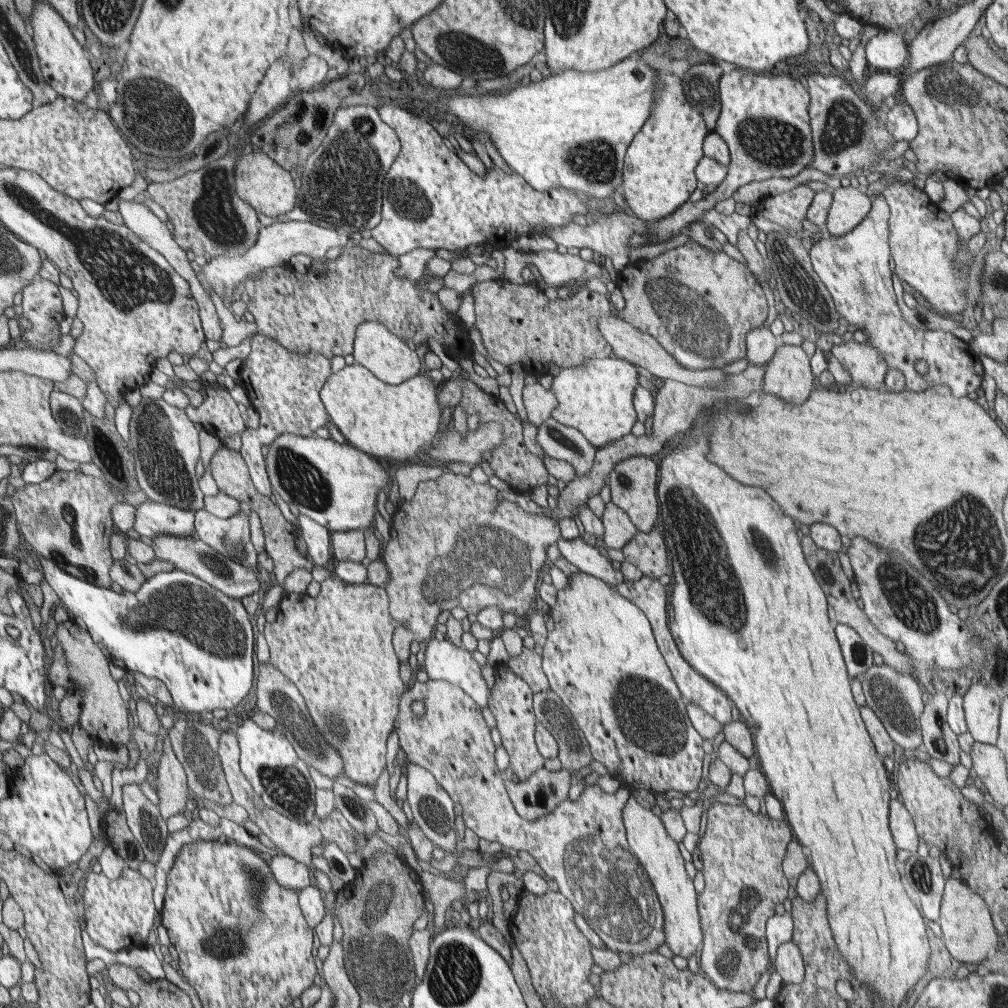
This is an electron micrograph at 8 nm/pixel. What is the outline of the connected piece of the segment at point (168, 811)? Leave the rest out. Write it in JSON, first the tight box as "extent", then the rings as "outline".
{"extent":[155,740,189,819],"outline":[[[164,740],[162,758],[156,767],[155,790],[158,794],[159,812],[164,819],[176,815],[189,816],[186,811],[189,782],[187,772],[176,759],[170,740]]]}

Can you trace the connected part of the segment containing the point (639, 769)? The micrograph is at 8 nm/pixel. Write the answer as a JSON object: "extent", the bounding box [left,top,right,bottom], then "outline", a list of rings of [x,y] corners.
{"extent":[543,571,704,795],"outline":[[[578,571],[569,576],[566,588],[557,591],[556,606],[551,608],[550,616],[554,620],[554,630],[548,633],[546,643],[543,646],[543,671],[549,680],[549,688],[554,691],[569,708],[571,714],[577,722],[577,726],[584,732],[584,738],[590,746],[593,760],[602,762],[609,770],[609,774],[617,778],[620,782],[641,790],[646,795],[654,792],[662,793],[666,790],[678,790],[684,794],[694,795],[700,782],[700,776],[704,772],[704,750],[702,750],[702,735],[694,730],[694,725],[690,724],[690,717],[686,714],[686,704],[680,698],[678,685],[675,683],[675,677],[670,674],[669,666],[664,660],[663,654],[658,650],[652,628],[648,617],[643,610],[634,604],[633,601],[622,596],[607,581],[600,577],[589,575],[588,573]]]}

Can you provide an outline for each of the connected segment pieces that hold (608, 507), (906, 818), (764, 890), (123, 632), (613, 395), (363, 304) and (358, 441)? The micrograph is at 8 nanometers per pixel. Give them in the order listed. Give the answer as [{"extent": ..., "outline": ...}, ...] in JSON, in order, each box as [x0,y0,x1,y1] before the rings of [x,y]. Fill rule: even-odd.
[{"extent":[601,501,639,549],"outline":[[[612,501],[605,504],[601,520],[604,527],[603,540],[607,548],[622,549],[639,531],[626,512]]]},{"extent":[889,798,921,853],"outline":[[[898,798],[889,803],[889,828],[897,849],[917,853],[921,840],[908,809]]]},{"extent":[698,804,792,993],"outline":[[[712,804],[706,810],[705,817],[706,831],[701,836],[699,844],[706,886],[699,898],[700,920],[703,923],[703,948],[698,954],[698,962],[702,973],[719,984],[721,989],[751,993],[760,976],[767,970],[769,952],[766,944],[766,923],[775,915],[776,904],[788,898],[790,886],[782,870],[782,861],[787,845],[792,841],[792,830],[786,827],[785,822],[769,819],[767,815],[756,815],[745,805]],[[774,890],[776,904],[768,900]]]},{"extent":[36,554,254,714],"outline":[[[38,554],[36,556],[39,568],[53,592],[56,592],[74,619],[84,621],[87,631],[103,647],[112,664],[129,672],[141,672],[148,678],[161,680],[179,709],[196,714],[212,712],[216,708],[230,710],[242,704],[242,700],[250,694],[254,678],[252,668],[254,634],[248,612],[240,604],[240,599],[229,597],[204,579],[176,568],[149,577],[136,592],[116,593],[112,589],[80,580],[79,577],[58,568],[51,560],[47,558],[39,560]]]},{"extent":[551,356,646,447],"outline":[[[615,356],[589,359],[584,365],[560,369],[551,384],[551,392],[558,400],[558,407],[552,411],[551,418],[576,428],[595,447],[604,447],[631,435],[632,427],[638,420],[634,399],[639,383],[643,385],[646,382],[634,365]]]},{"extent":[244,246,473,361],"outline":[[[346,246],[342,249],[342,254],[338,259],[328,260],[328,271],[326,273],[314,272],[314,268],[310,267],[305,274],[297,272],[292,268],[291,265],[283,265],[283,266],[274,266],[263,272],[262,279],[251,279],[249,277],[245,280],[245,292],[244,292],[244,300],[247,303],[247,310],[251,312],[255,318],[256,328],[258,328],[258,334],[264,334],[264,336],[268,336],[268,338],[274,338],[278,344],[283,345],[284,348],[288,348],[288,350],[292,350],[292,352],[296,352],[296,354],[300,354],[300,356],[306,356],[306,354],[310,354],[310,352],[316,352],[316,354],[322,354],[324,358],[333,358],[336,356],[346,357],[347,355],[352,355],[352,352],[355,351],[355,333],[358,331],[358,327],[360,324],[366,323],[368,321],[378,321],[378,323],[384,325],[388,330],[391,330],[392,333],[395,333],[396,336],[400,337],[400,340],[406,340],[408,344],[412,344],[412,348],[420,348],[420,346],[425,343],[430,352],[430,345],[428,343],[429,338],[434,338],[439,344],[444,346],[448,351],[449,355],[452,357],[454,361],[461,361],[471,358],[473,344],[469,338],[469,330],[467,326],[464,326],[460,319],[451,313],[446,313],[442,308],[442,304],[438,301],[438,297],[436,293],[429,292],[428,289],[422,291],[422,295],[419,295],[418,287],[416,285],[419,282],[424,282],[424,279],[427,278],[429,273],[423,274],[422,278],[419,280],[408,280],[407,278],[403,278],[403,276],[395,275],[395,268],[399,266],[399,261],[397,260],[397,255],[392,255],[388,253],[386,250],[384,253],[370,253],[366,249],[362,247],[352,247]]]},{"extent":[322,363,440,460],"outline":[[[359,363],[338,369],[336,375],[328,377],[324,384],[322,401],[336,428],[345,436],[348,444],[367,452],[369,455],[386,456],[395,460],[413,459],[415,454],[432,444],[440,426],[440,406],[436,398],[436,384],[426,374],[414,376],[408,381],[391,385],[379,380],[371,370]]]}]

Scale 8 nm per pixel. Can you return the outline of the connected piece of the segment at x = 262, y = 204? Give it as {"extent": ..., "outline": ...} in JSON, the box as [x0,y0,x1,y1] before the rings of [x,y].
{"extent":[235,149,299,220],"outline":[[[242,149],[241,157],[237,160],[235,167],[235,189],[244,201],[252,205],[252,208],[277,220],[282,215],[295,210],[297,194],[299,194],[297,187],[292,176],[284,168],[280,168],[278,163],[269,156],[258,150],[245,151]]]}

